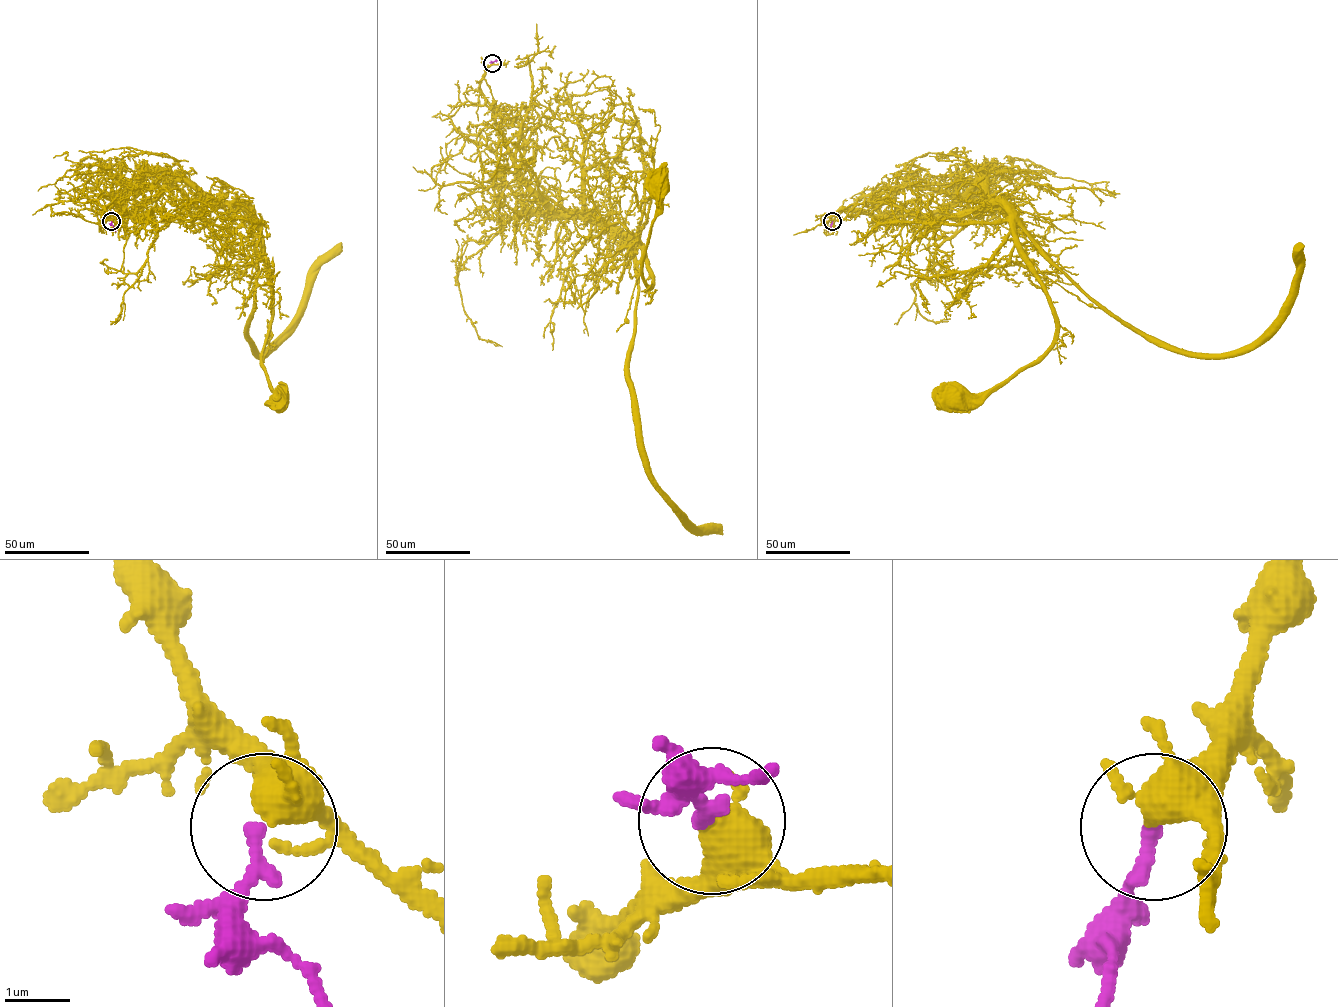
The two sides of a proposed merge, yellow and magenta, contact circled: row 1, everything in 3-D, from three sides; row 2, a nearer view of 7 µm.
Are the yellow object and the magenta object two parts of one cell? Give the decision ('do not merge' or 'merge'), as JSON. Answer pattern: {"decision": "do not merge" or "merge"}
{"decision": "merge"}

